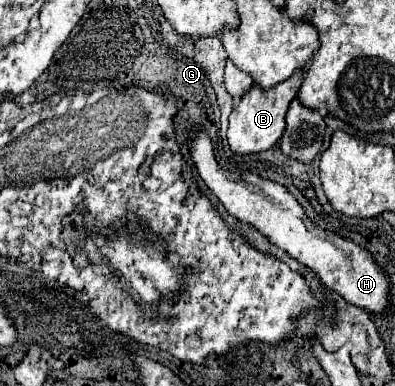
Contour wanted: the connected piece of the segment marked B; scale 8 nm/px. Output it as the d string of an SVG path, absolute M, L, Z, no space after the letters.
M302 72L292 74L292 78L288 78L288 82L280 82L268 90L254 84L252 90L248 90L248 94L244 94L240 98L240 102L234 106L234 110L230 114L228 142L230 142L232 152L252 154L252 152L262 152L262 150L272 148L284 132L284 126L286 126L284 116L286 116L290 102L296 98L300 84L302 84Z

